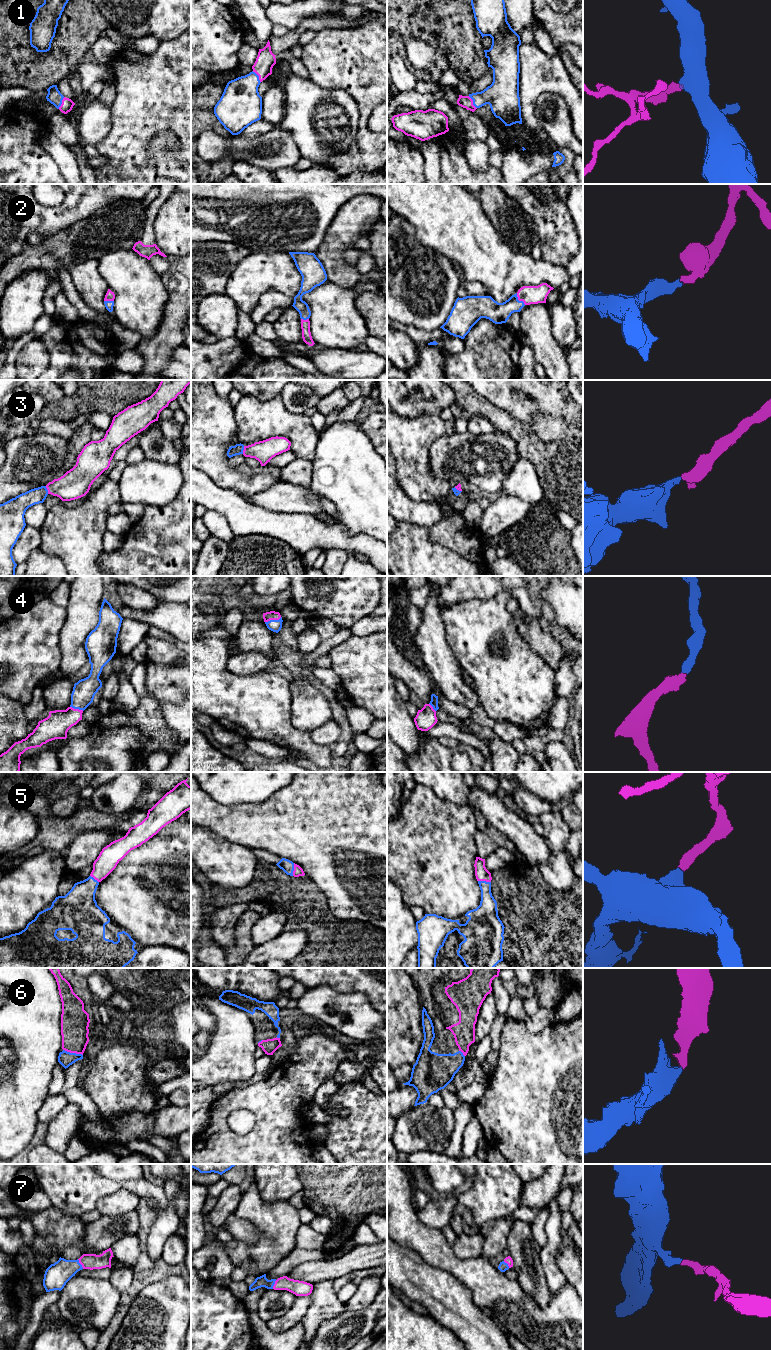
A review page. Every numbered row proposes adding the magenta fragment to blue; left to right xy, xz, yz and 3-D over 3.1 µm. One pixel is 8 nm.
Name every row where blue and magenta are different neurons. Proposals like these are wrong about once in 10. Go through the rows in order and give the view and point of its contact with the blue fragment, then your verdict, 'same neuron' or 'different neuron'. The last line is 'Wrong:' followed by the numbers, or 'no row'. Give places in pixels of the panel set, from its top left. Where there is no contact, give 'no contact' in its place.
1: xz (258, 76) | same neuron
2: yz (518, 300) | same neuron
3: xy (47, 490) | same neuron
4: xz (273, 620) | same neuron
5: xz (293, 869) | same neuron
6: xy (73, 1053) | same neuron
7: xy (80, 1264) | same neuron
Wrong: no row

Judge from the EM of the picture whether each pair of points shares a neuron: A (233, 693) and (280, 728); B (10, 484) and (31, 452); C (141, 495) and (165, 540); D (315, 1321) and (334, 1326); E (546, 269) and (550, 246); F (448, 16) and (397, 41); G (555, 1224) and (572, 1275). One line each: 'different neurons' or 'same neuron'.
A: same neuron
B: same neuron
C: different neurons
D: different neurons
E: different neurons
F: same neuron
G: different neurons

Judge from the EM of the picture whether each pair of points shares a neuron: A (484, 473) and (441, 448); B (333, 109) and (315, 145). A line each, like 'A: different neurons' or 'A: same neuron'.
A: same neuron
B: same neuron

